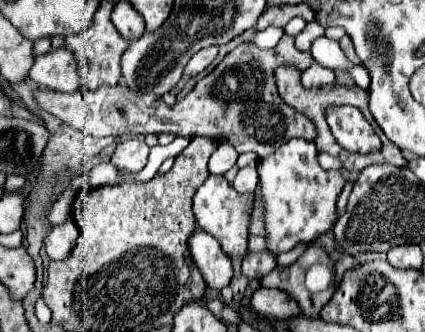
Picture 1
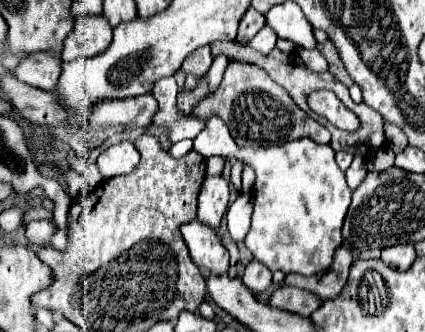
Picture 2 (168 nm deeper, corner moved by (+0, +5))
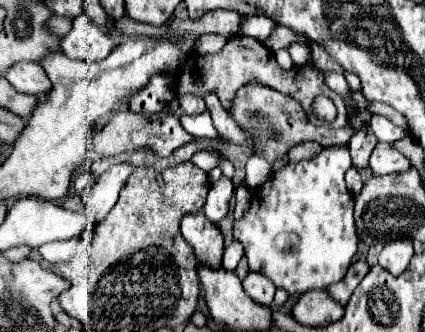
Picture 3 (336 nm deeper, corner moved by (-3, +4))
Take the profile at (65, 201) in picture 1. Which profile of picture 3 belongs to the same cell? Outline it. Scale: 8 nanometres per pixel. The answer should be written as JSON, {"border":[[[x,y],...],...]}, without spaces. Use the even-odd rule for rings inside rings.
{"border":[[[13,247],[13,249],[7,249],[3,255],[9,259],[9,261],[21,261],[25,257],[29,257],[33,249],[31,247]]]}

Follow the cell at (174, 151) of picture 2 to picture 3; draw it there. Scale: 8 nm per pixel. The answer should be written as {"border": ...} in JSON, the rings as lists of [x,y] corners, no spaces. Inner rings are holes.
{"border":[[[207,151],[195,153],[195,155],[191,157],[191,161],[193,161],[197,167],[201,167],[203,171],[211,171],[213,167],[217,167],[217,157],[215,157],[215,155],[209,155]]]}

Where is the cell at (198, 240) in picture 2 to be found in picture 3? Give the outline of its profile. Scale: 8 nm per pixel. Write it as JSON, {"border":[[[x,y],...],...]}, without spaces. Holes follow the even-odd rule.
{"border":[[[201,211],[185,215],[181,221],[183,239],[193,247],[201,265],[221,267],[223,263],[223,235],[215,223],[211,223]]]}

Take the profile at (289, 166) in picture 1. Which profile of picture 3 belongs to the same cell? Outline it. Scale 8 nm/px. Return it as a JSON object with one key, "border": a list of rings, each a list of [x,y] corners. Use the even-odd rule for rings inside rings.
{"border":[[[329,147],[311,159],[285,163],[271,173],[271,177],[253,193],[253,201],[245,215],[233,225],[233,237],[243,243],[251,271],[267,275],[275,287],[287,289],[289,295],[325,289],[345,277],[359,243],[353,223],[353,195],[345,187],[345,171],[349,167],[349,151],[345,147]]]}

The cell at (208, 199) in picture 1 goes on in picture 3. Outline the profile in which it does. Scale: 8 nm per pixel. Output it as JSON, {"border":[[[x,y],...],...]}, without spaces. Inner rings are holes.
{"border":[[[221,177],[219,181],[215,181],[209,189],[209,195],[207,195],[207,203],[203,207],[203,213],[209,221],[215,221],[219,223],[227,211],[229,211],[229,201],[231,201],[231,195],[233,195],[233,183],[229,177]]]}

